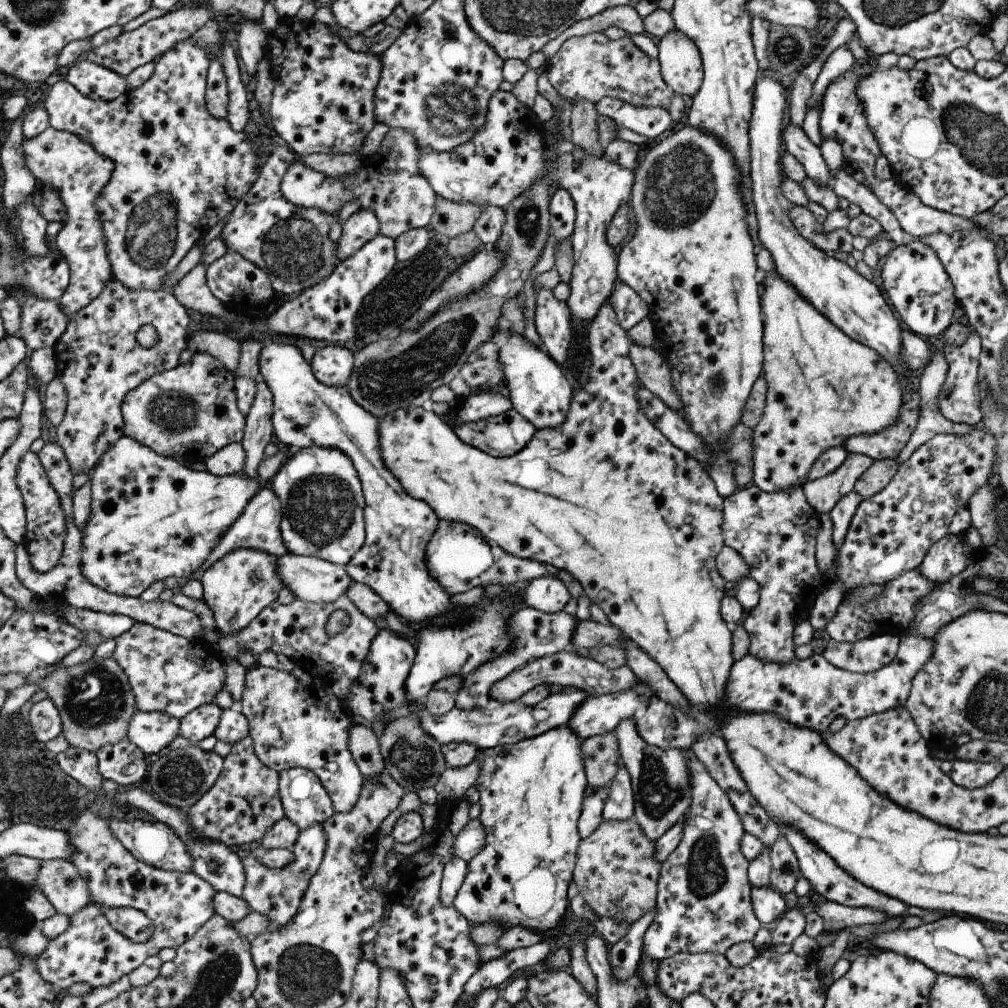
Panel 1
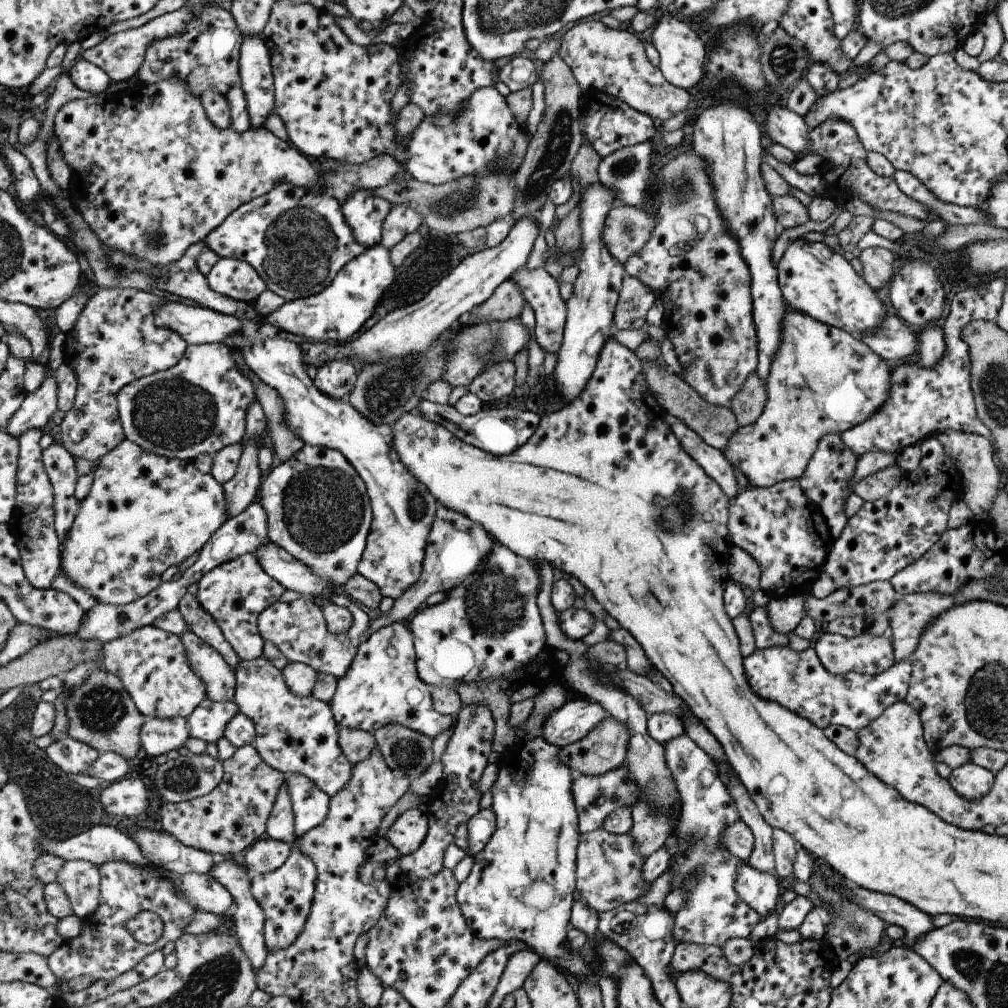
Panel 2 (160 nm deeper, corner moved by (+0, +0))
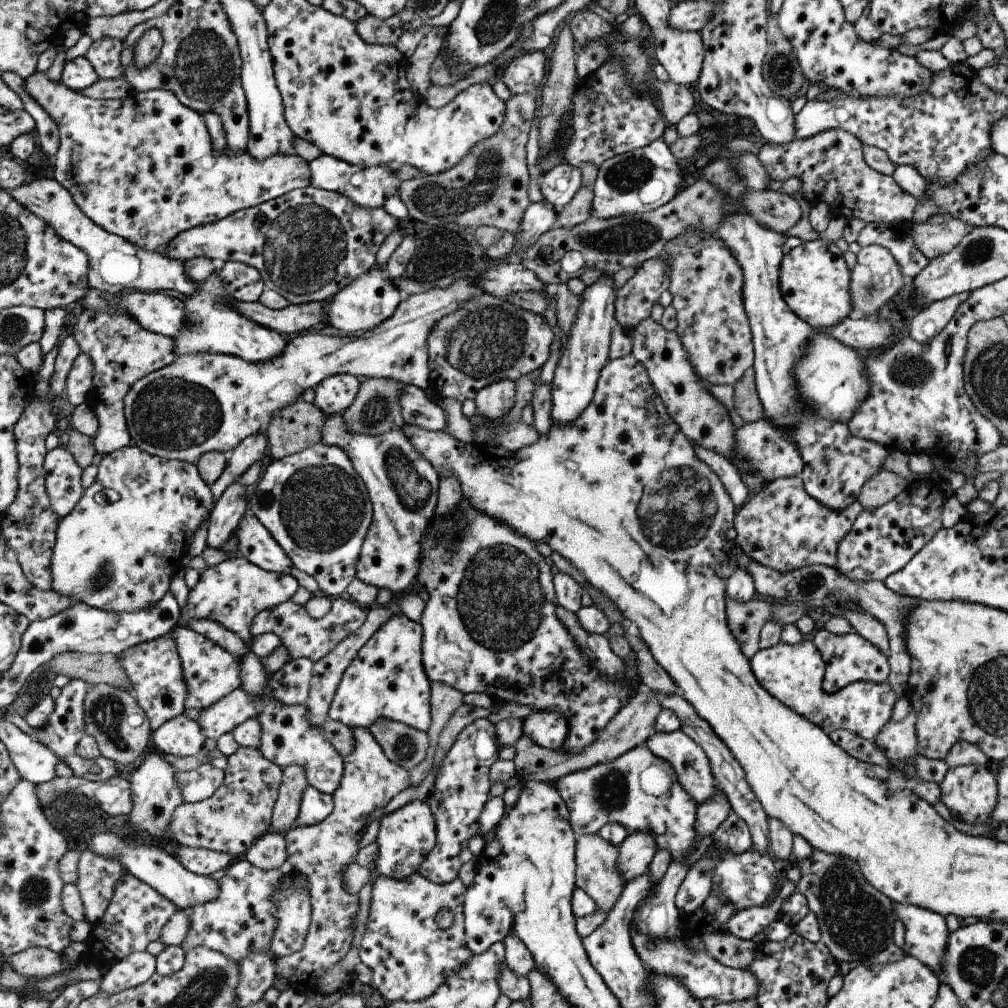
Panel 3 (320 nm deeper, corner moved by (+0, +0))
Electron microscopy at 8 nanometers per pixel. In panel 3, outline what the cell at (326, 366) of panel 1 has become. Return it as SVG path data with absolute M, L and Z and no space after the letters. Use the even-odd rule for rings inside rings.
M342 373L325 378L313 392L312 404L324 415L339 415L353 403L356 398L360 379Z

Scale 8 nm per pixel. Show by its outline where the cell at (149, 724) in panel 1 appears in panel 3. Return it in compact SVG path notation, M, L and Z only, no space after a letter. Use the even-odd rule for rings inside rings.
M183 714L154 730L152 749L164 755L200 757L207 738L200 723Z

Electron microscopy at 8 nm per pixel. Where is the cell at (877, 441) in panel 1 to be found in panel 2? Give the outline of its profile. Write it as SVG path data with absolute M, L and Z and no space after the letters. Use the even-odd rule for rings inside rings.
M995 276L993 280L985 282L980 286L976 283L974 288L964 288L957 292L949 302L949 311L945 320L942 320L942 335L944 338L944 351L941 358L934 362L932 367L924 367L916 363L900 364L889 373L888 398L877 410L873 411L863 422L849 427L841 434L841 440L850 451L857 456L873 451L883 451L897 455L906 446L917 445L923 439L933 436L935 433L943 433L946 430L963 431L974 435L990 438L990 430L977 418L974 407L973 395L970 389L970 360L968 348L961 338L961 329L972 320L981 319L984 321L995 320L998 308L1002 303L1002 294L1005 281L1003 276Z

